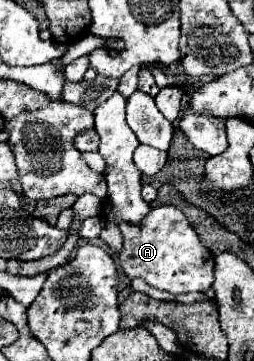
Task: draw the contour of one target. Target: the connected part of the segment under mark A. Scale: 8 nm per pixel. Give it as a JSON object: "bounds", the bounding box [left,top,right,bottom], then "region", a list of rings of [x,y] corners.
{"bounds":[118,205,214,293],"region":[[[172,205],[154,207],[144,225],[120,225],[124,235],[124,249],[118,255],[122,271],[134,279],[142,277],[148,285],[164,289],[168,293],[194,293],[212,287],[214,257],[198,239],[198,233],[190,227],[184,213]]]}

